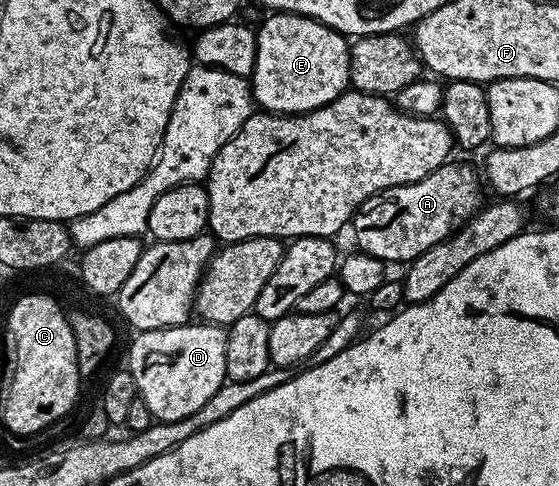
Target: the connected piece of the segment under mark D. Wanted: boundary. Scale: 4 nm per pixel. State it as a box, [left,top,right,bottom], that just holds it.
[128,322,227,421]

